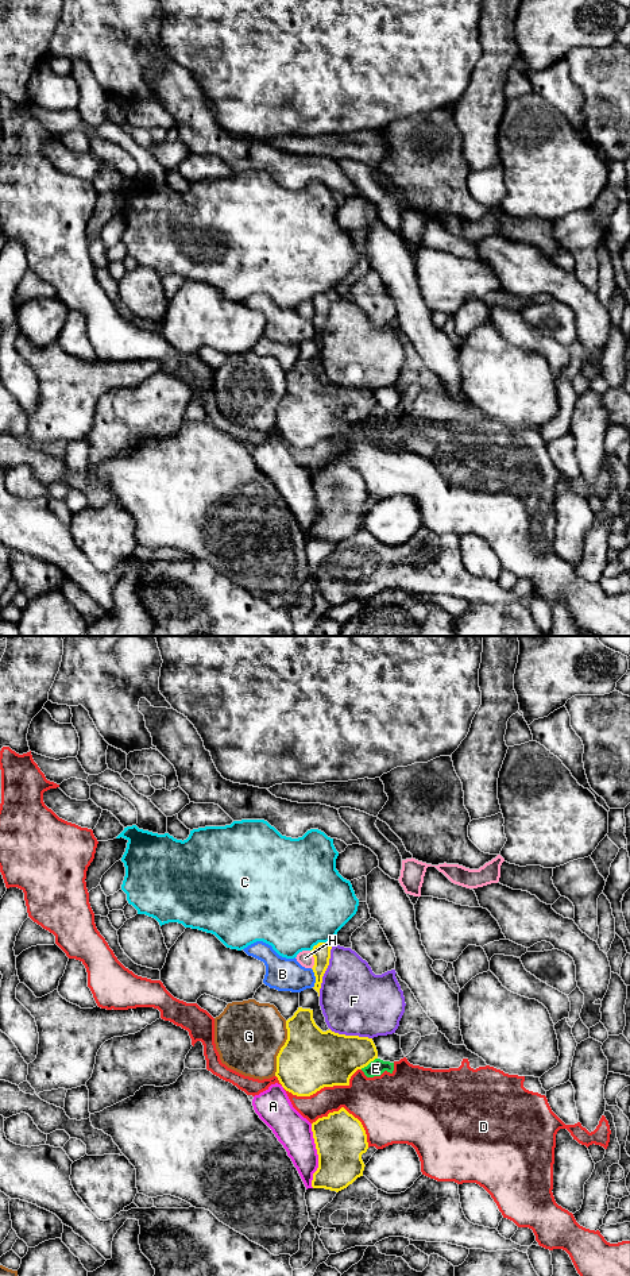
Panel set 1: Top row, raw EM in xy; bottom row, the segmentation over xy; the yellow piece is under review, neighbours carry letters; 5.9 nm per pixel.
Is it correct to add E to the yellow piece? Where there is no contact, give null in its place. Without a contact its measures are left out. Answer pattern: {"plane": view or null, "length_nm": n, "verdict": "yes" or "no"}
{"plane": "xy", "length_nm": 120, "verdict": "no"}

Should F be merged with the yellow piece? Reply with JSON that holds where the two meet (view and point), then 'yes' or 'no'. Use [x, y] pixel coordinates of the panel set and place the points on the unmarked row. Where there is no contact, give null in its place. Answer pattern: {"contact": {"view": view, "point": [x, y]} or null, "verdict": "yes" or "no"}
{"contact": {"view": "xy", "point": [325, 322]}, "verdict": "no"}

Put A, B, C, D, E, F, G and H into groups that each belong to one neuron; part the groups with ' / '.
A / B / C / D E / F / G / H

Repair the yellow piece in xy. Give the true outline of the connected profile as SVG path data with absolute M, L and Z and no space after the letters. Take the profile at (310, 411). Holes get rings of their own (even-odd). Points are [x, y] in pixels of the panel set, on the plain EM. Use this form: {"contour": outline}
{"contour": "M298 359L286 373L287 392L277 408L277 424L282 439L297 448L310 448L324 439L349 437L351 428L378 410L378 402L368 389L322 383L313 371L313 362Z"}

